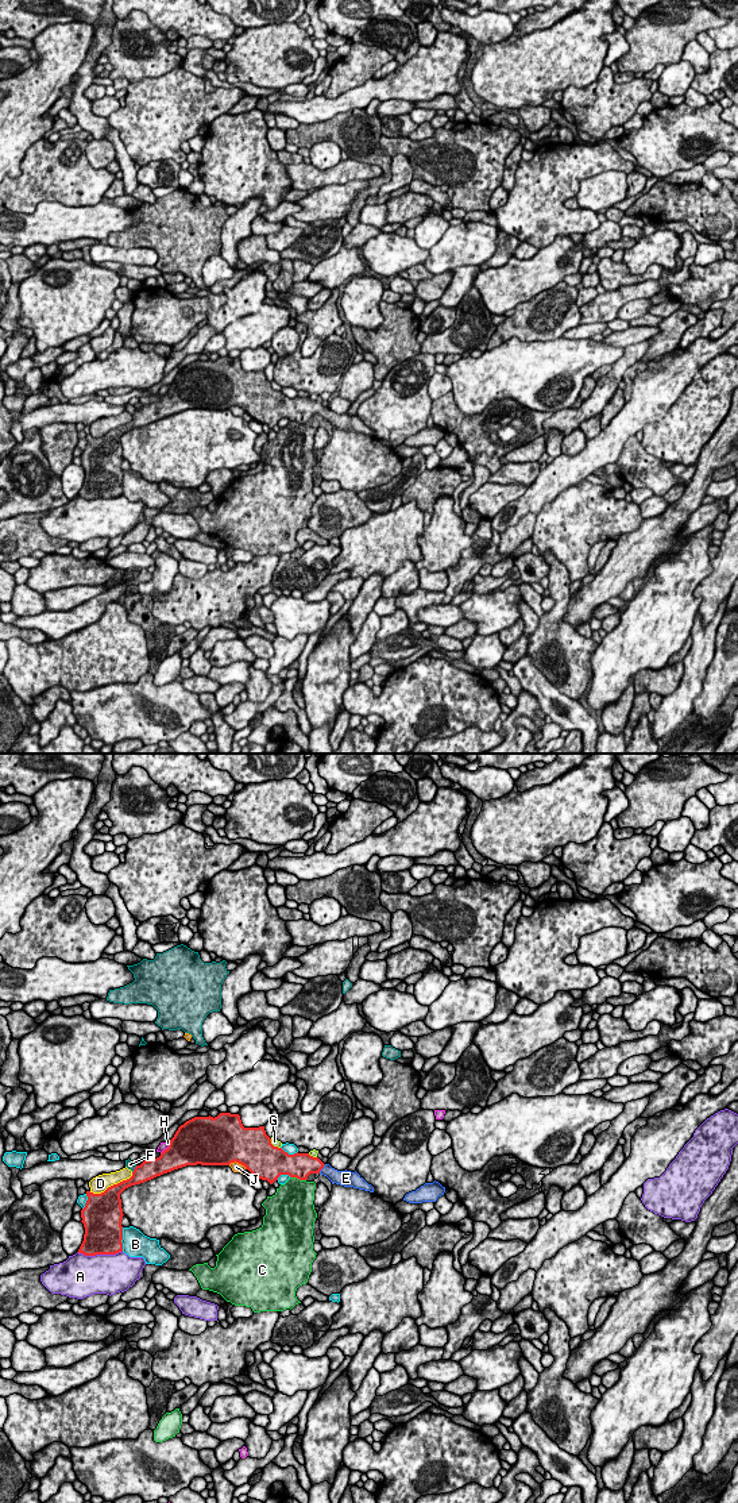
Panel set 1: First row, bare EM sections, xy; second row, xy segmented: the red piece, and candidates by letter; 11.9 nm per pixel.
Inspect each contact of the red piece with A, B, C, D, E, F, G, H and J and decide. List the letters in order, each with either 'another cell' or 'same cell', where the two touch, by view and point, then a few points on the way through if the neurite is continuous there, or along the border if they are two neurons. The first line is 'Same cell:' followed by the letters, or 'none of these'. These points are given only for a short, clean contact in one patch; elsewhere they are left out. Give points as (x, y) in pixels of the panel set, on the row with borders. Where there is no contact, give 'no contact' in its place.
Same cell: E
A: another cell; contact xy (99, 1253)
B: another cell; contact xy (122, 1238)
C: another cell; contact xy (298, 1178)
D: another cell; contact xy (111, 1186)
E: same cell; contact xy (323, 1167); way xy (302, 1164), (323, 1167), (336, 1176)
F: another cell; contact xy (134, 1170)
G: another cell; contact xy (273, 1145)
H: another cell; contact xy (167, 1148)
J: another cell; contact xy (238, 1162)

